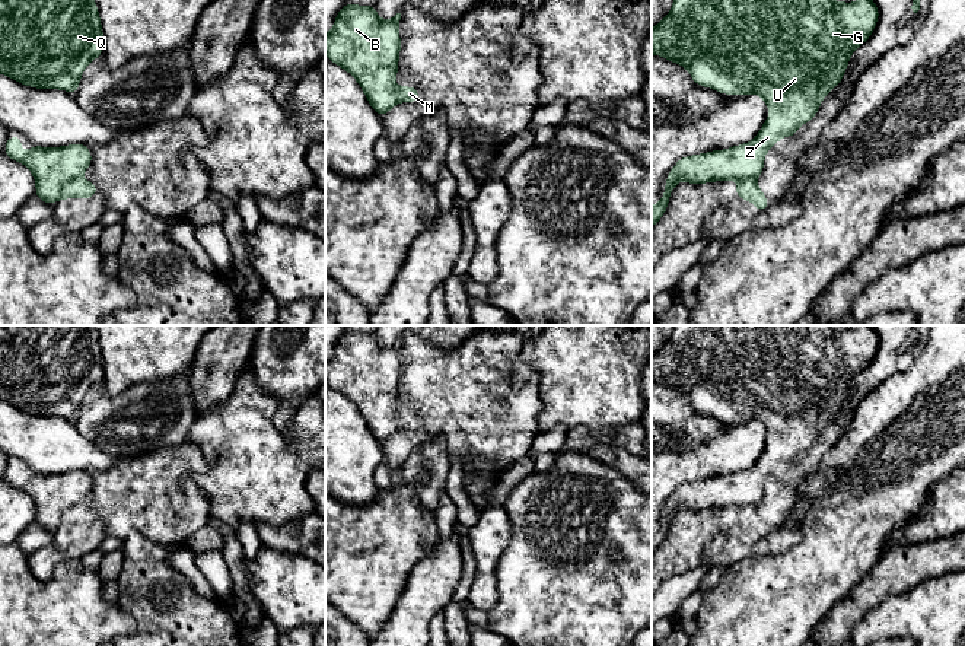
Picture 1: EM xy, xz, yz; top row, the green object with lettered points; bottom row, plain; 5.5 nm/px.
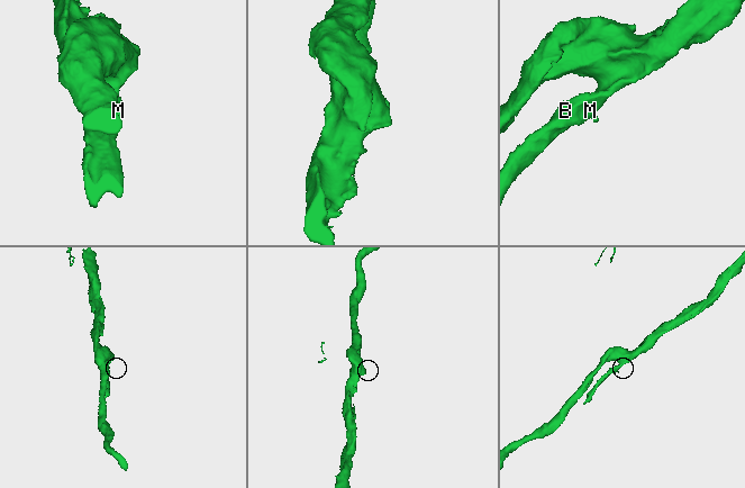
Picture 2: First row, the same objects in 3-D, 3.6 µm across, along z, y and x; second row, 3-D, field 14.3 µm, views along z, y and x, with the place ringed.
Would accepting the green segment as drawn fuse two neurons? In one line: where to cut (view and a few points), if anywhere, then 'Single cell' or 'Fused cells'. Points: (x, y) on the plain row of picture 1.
Split along xy (76, 503), (63, 514), (59, 524). Fused cells

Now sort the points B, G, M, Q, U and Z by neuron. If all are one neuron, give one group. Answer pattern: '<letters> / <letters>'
B G Q U Z / M

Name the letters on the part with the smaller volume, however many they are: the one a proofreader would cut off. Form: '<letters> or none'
M

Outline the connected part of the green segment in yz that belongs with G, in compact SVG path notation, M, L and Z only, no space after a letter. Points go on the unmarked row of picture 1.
M675 325L669 341L652 356L652 381L688 395L700 413L726 421L759 421L767 429L770 443L751 470L681 484L668 500L662 526L652 534L652 554L665 541L679 507L757 507L764 496L765 480L781 464L796 462L799 454L816 442L821 427L841 408L853 378L870 365L878 344L879 337L870 325L860 325L859 330L835 330L831 325Z

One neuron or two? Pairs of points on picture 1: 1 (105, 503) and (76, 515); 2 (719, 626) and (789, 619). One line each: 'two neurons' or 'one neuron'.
1: two neurons
2: one neuron

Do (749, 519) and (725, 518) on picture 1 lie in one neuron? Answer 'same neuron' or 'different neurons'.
different neurons

